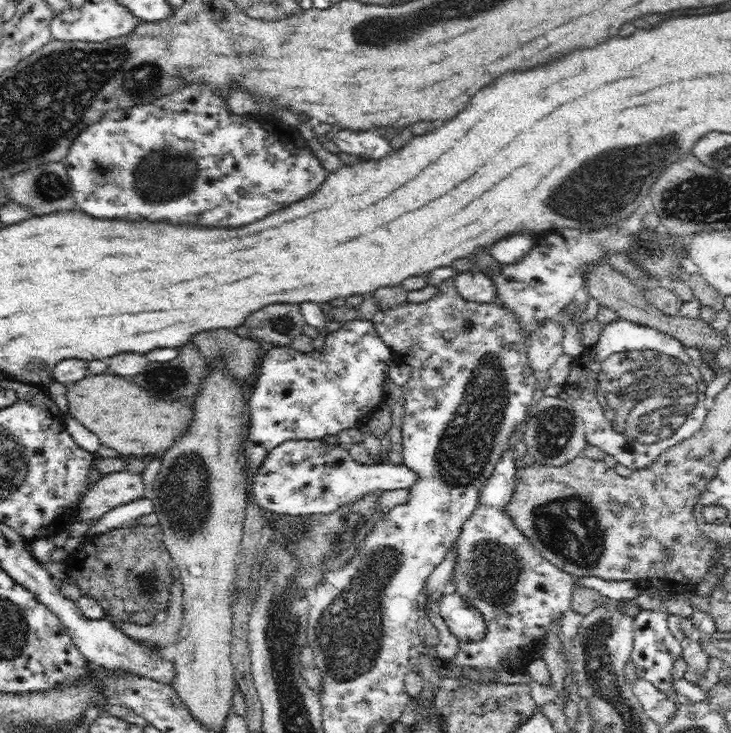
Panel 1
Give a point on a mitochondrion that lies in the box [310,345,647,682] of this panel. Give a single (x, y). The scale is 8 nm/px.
(464, 448)

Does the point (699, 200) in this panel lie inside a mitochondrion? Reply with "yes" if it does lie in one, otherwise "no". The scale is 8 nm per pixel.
yes

